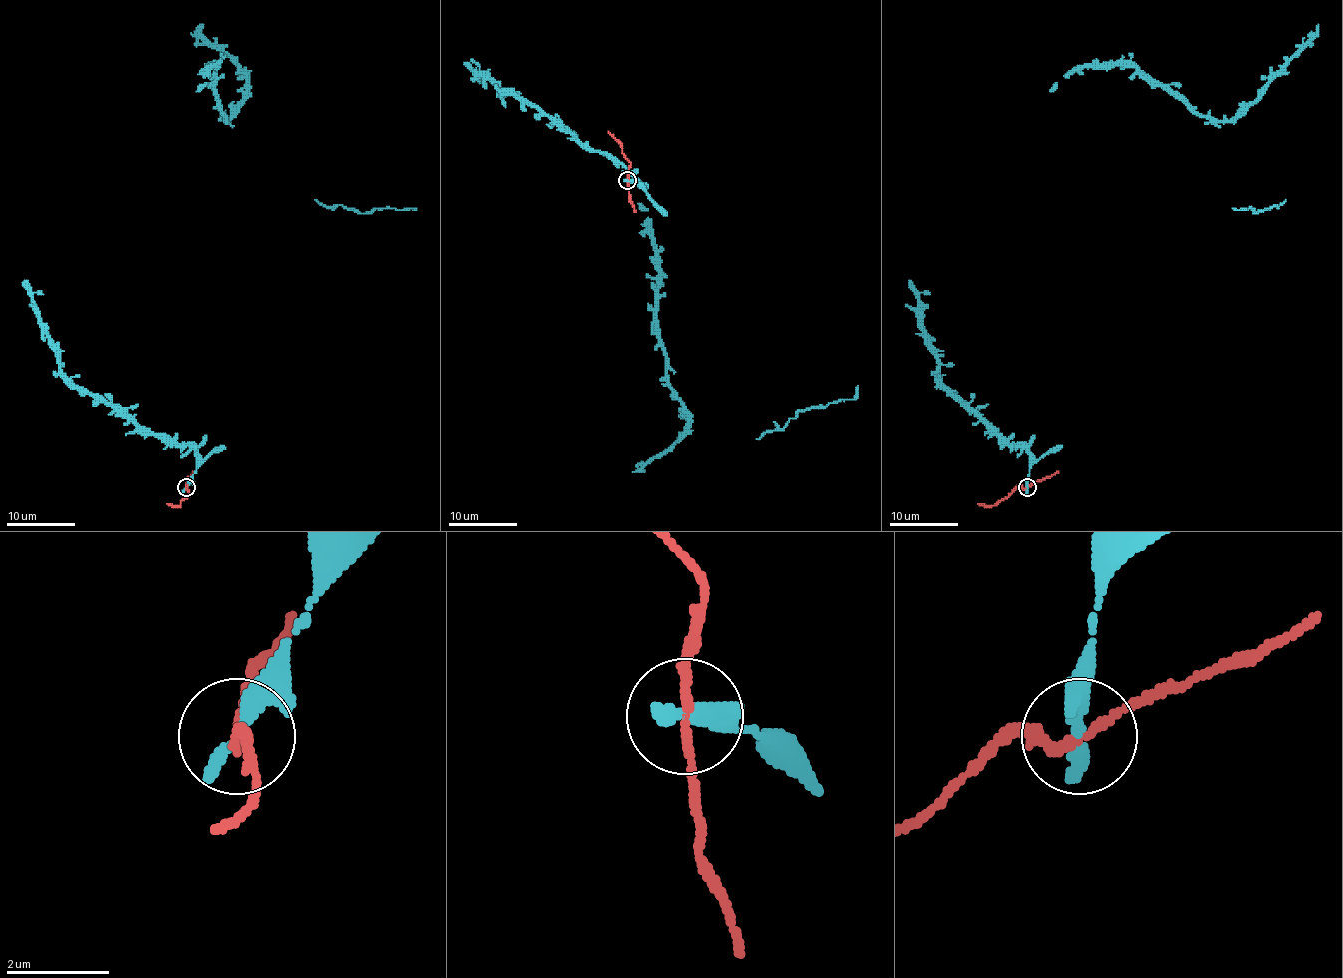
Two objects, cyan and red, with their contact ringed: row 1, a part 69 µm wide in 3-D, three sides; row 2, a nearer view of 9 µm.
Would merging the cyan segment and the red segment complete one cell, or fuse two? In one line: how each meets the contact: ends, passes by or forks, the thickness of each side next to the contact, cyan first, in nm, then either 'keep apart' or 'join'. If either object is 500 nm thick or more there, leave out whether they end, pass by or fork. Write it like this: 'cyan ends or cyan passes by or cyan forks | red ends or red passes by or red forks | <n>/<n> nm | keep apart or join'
cyan ends | red passes by | 380/180 nm | keep apart

